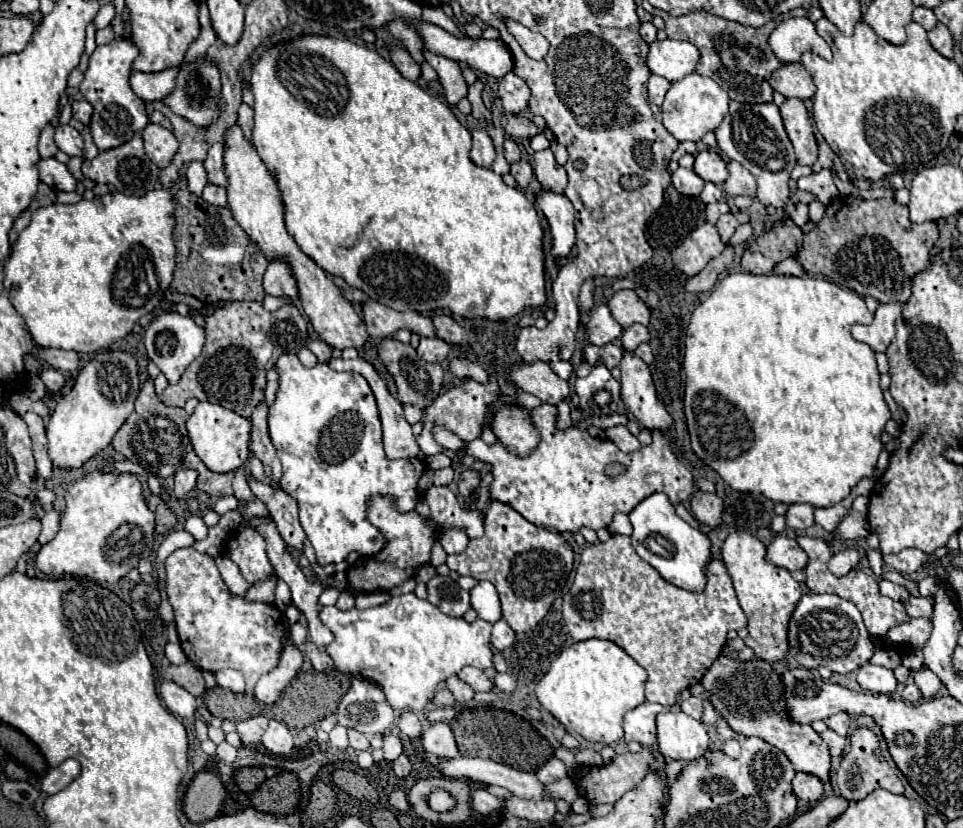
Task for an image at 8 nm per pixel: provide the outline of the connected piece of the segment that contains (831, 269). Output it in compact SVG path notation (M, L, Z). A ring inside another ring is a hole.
M839 195L827 205L827 211L817 229L805 235L803 247L797 251L797 261L809 275L823 275L841 287L849 287L861 293L861 297L873 297L879 303L907 303L907 299L911 297L911 283L915 275L927 271L931 265L931 251L937 239L939 231L933 221L925 221L923 225L911 223L907 207L895 203L893 199L865 201L859 197Z

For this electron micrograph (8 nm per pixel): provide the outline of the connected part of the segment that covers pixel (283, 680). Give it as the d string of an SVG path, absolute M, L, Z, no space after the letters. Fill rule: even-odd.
M287 645L281 653L279 665L257 681L255 697L267 705L273 705L283 693L283 689L297 677L297 673L301 671L301 665L303 665L301 649L295 645Z

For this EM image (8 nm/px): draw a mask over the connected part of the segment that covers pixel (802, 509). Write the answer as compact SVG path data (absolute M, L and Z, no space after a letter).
M795 503L795 505L789 505L789 511L787 511L787 527L793 527L793 529L807 529L815 523L813 519L813 511L815 507L813 505L807 505L807 503Z

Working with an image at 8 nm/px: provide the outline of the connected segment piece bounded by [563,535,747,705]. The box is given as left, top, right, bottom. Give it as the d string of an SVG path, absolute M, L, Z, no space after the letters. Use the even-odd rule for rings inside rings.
M611 535L611 539L609 539L607 543L595 543L595 545L589 545L589 547L583 549L583 553L581 553L581 563L579 563L579 567L577 567L575 581L573 581L573 585L571 585L569 595L567 595L565 601L563 601L563 619L565 619L565 625L567 625L567 629L569 629L569 633L571 633L571 637L573 637L575 641L585 641L585 639L593 639L593 637L597 637L597 639L609 639L609 641L613 641L615 645L619 645L627 655L631 655L631 657L647 671L647 675L649 675L649 677L647 677L647 685L645 685L645 697L647 697L647 701L655 701L655 703L661 703L661 705L675 705L675 693L679 693L679 691L683 691L683 689L687 689L687 687L697 685L697 683L701 681L701 677L705 675L705 671L707 671L707 669L713 665L713 661L721 655L723 645L725 645L725 641L727 641L727 633L729 633L731 629L741 629L741 627L747 625L747 615L743 613L743 609L741 609L741 605L739 605L739 601L737 601L737 595L735 595L731 577L729 577L729 573L727 573L727 569L725 569L725 565L723 565L721 561L713 559L713 561L709 563L709 567L707 567L707 587L705 587L703 593L683 591L683 589L667 583L649 563L645 563L645 561L633 551L631 539L625 537L625 535Z

